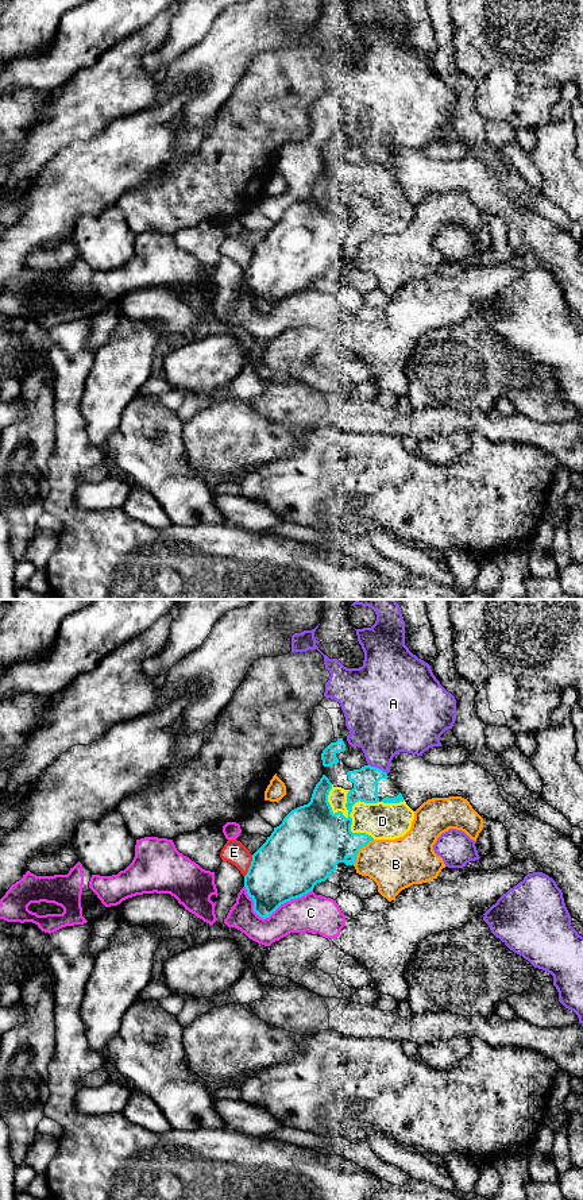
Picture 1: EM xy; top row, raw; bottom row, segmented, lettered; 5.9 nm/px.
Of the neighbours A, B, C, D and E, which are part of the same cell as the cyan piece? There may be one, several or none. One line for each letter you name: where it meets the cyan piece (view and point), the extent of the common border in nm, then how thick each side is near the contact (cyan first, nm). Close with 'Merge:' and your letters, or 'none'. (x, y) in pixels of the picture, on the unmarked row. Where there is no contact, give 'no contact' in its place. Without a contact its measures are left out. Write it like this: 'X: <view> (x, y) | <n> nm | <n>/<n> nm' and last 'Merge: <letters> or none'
Merge: none

